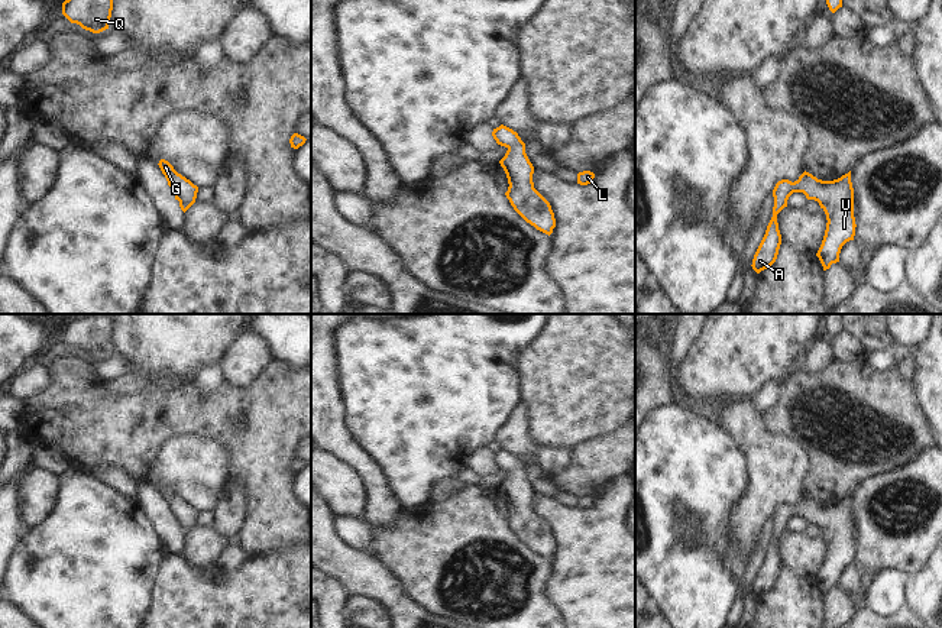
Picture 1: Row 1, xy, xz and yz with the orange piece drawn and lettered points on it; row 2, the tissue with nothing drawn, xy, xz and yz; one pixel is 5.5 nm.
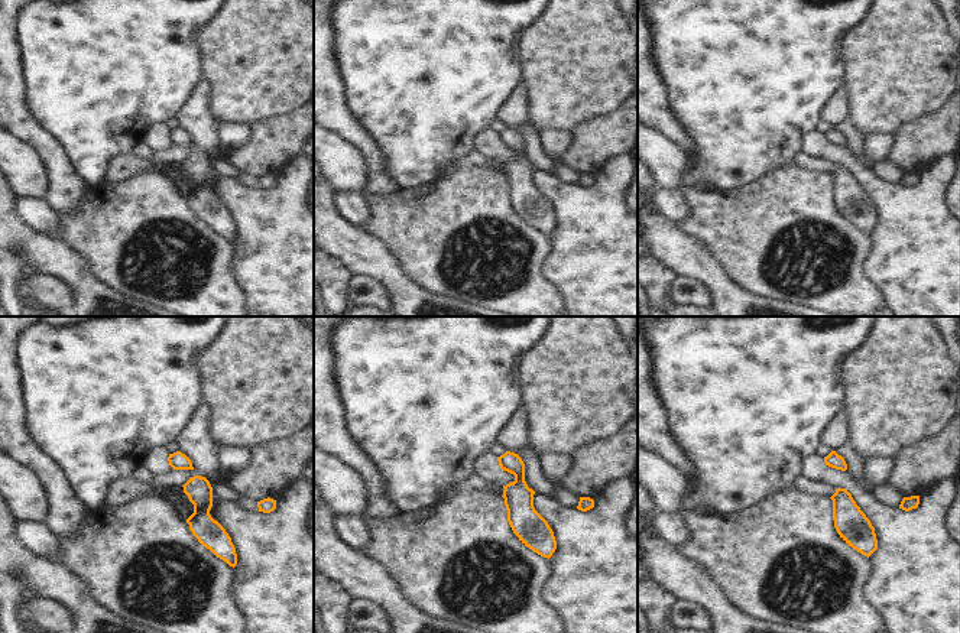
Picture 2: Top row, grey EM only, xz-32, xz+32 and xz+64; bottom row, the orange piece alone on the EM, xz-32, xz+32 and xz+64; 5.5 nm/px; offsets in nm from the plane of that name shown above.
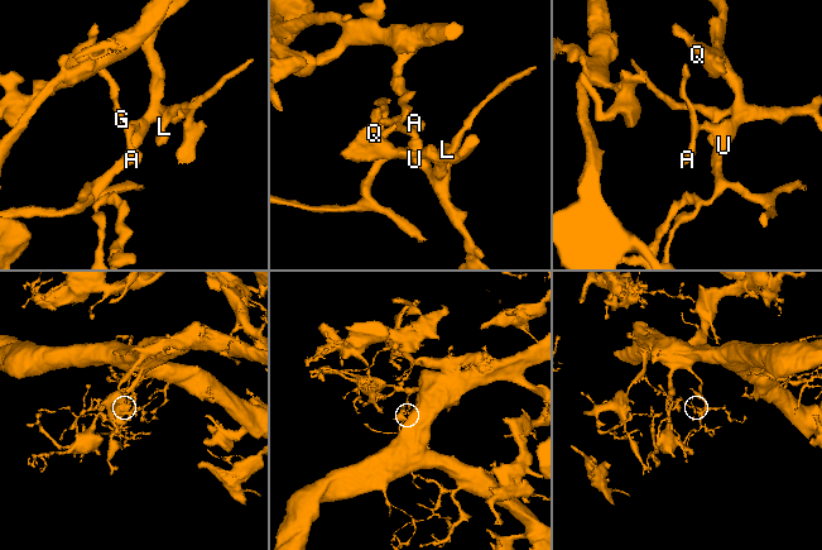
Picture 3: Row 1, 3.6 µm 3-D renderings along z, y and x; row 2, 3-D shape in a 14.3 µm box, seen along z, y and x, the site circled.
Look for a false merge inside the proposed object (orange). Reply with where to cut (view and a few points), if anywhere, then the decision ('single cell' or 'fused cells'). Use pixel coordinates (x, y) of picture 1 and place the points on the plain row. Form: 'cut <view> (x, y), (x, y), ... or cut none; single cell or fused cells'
cut none; single cell

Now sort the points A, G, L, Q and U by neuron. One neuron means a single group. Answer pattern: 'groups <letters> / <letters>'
groups A G L Q U

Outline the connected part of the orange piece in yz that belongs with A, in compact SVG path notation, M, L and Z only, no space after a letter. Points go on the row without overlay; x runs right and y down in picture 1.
M805 495L797 505L781 504L773 514L773 541L751 589L757 598L768 593L777 583L781 569L777 538L787 531L787 524L793 517L803 517L807 524L818 525L826 538L825 560L816 577L823 595L829 593L832 587L839 586L842 570L854 564L857 548L851 495L833 505L818 504Z

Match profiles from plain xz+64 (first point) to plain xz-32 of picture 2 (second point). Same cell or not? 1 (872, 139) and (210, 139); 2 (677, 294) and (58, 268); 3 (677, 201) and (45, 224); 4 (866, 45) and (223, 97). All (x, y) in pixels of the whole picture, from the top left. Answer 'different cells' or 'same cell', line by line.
1: different cells
2: different cells
3: same cell
4: same cell

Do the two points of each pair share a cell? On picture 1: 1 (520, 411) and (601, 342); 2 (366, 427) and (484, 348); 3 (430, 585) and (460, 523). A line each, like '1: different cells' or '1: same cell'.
1: different cells
2: same cell
3: same cell

